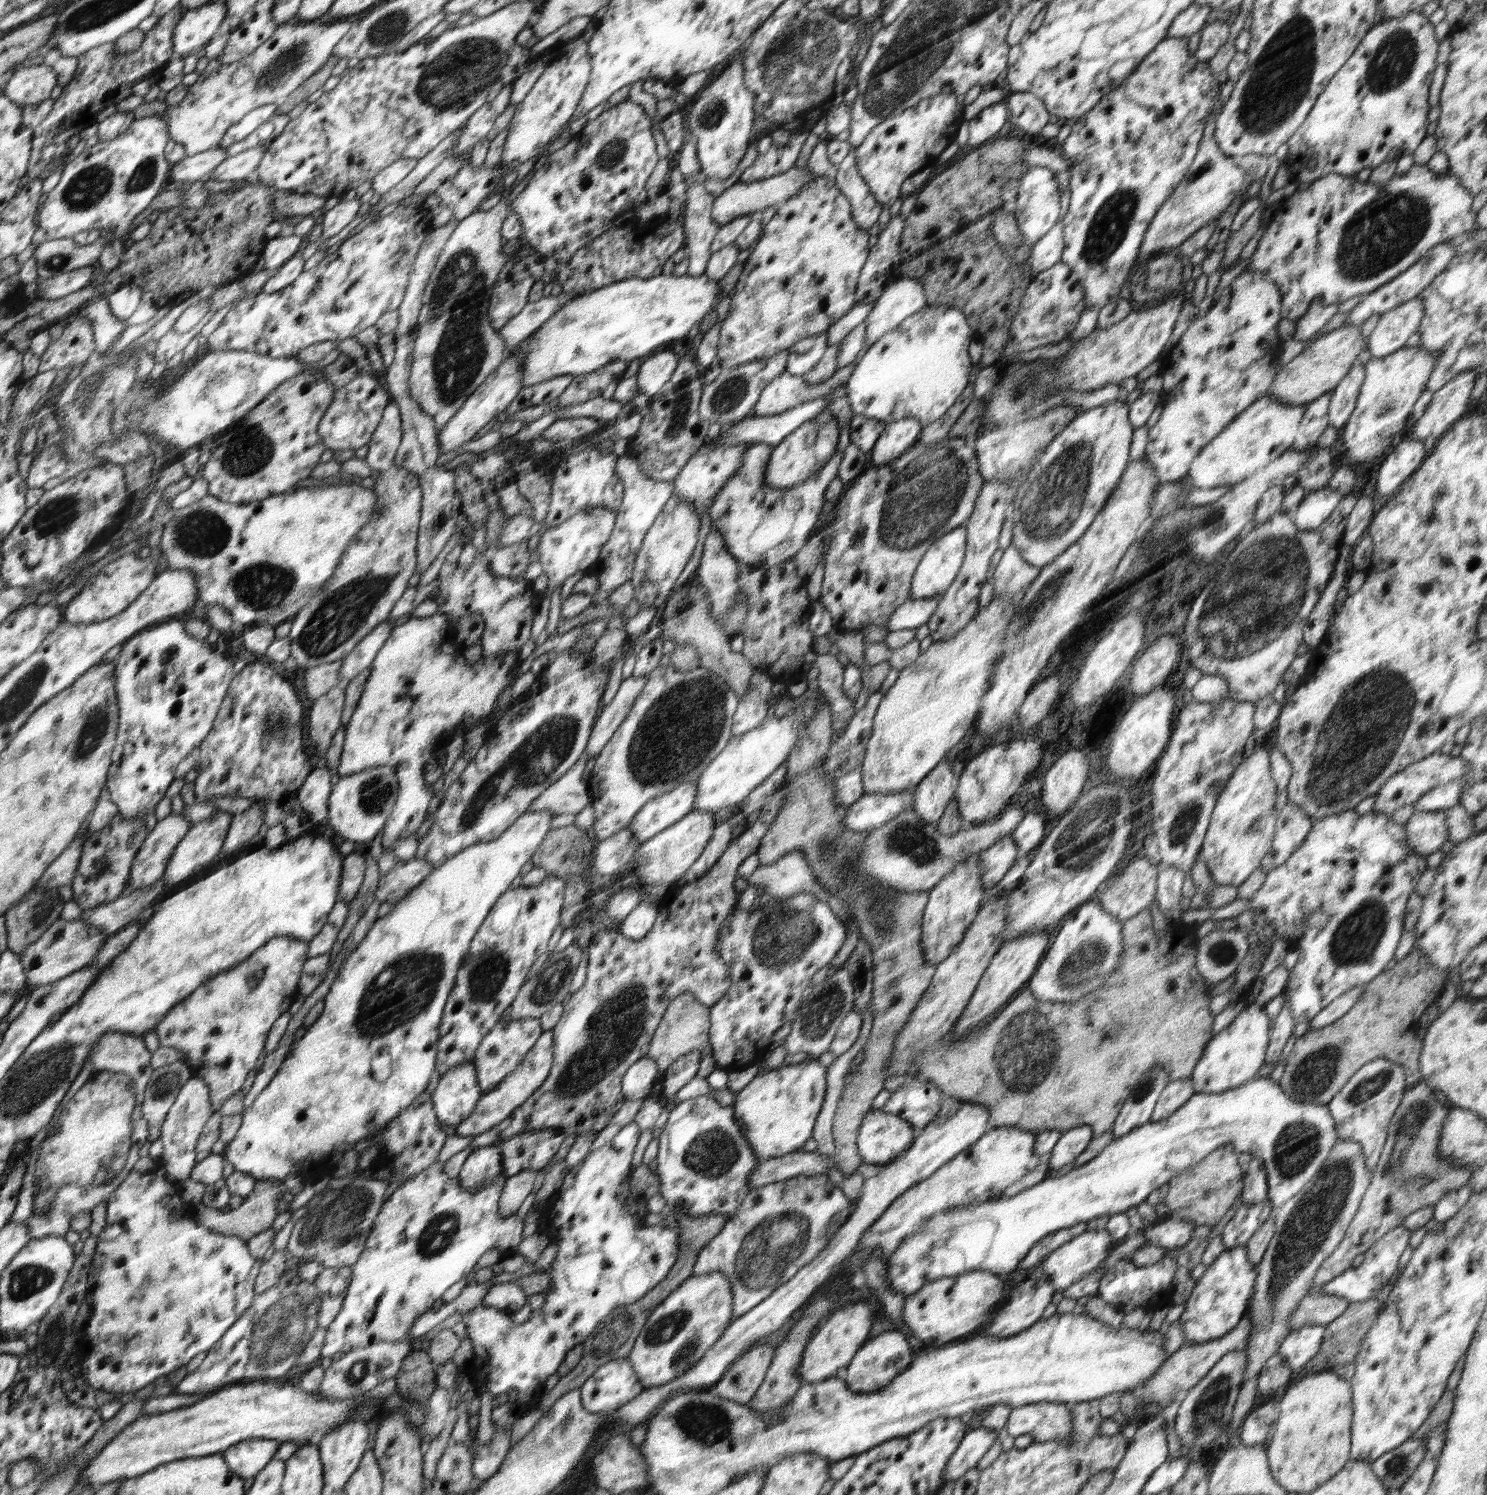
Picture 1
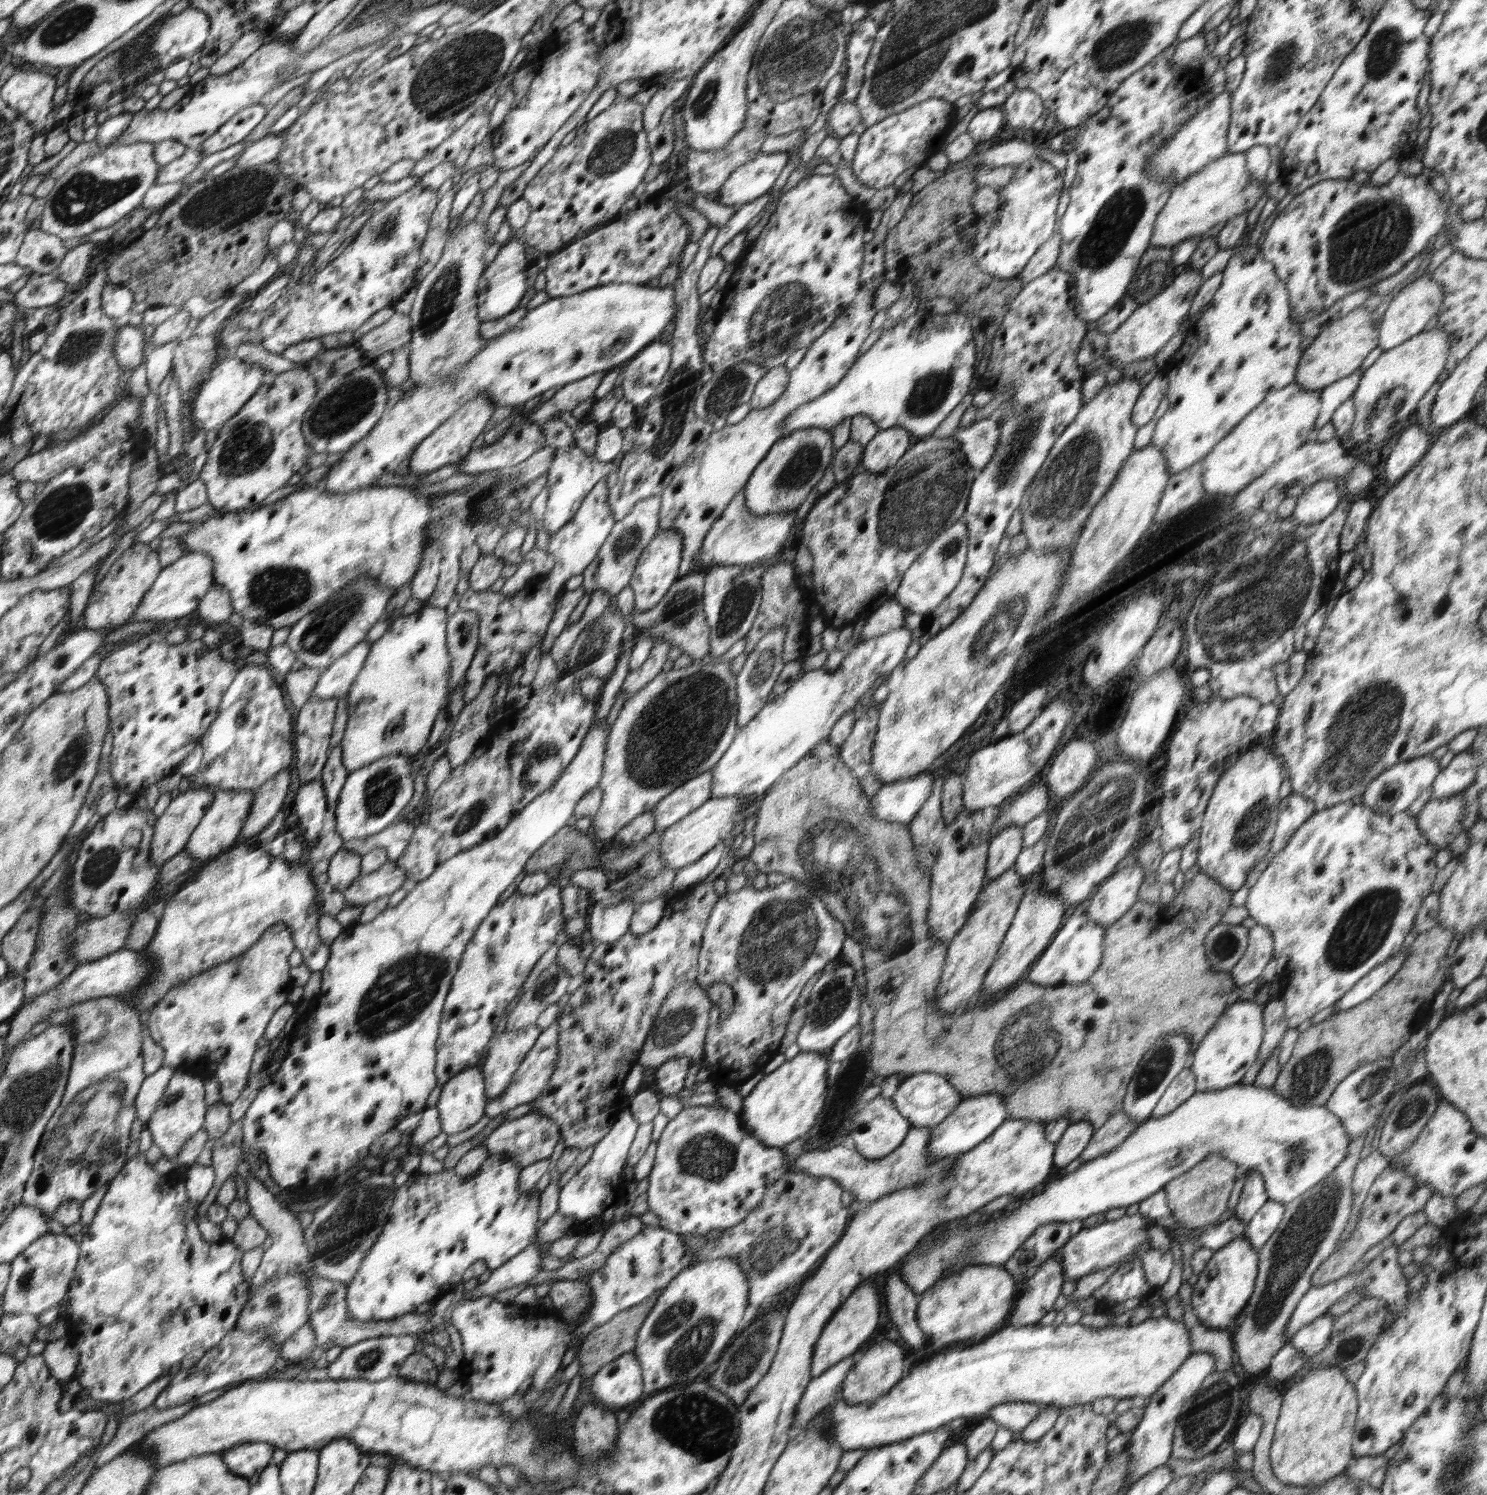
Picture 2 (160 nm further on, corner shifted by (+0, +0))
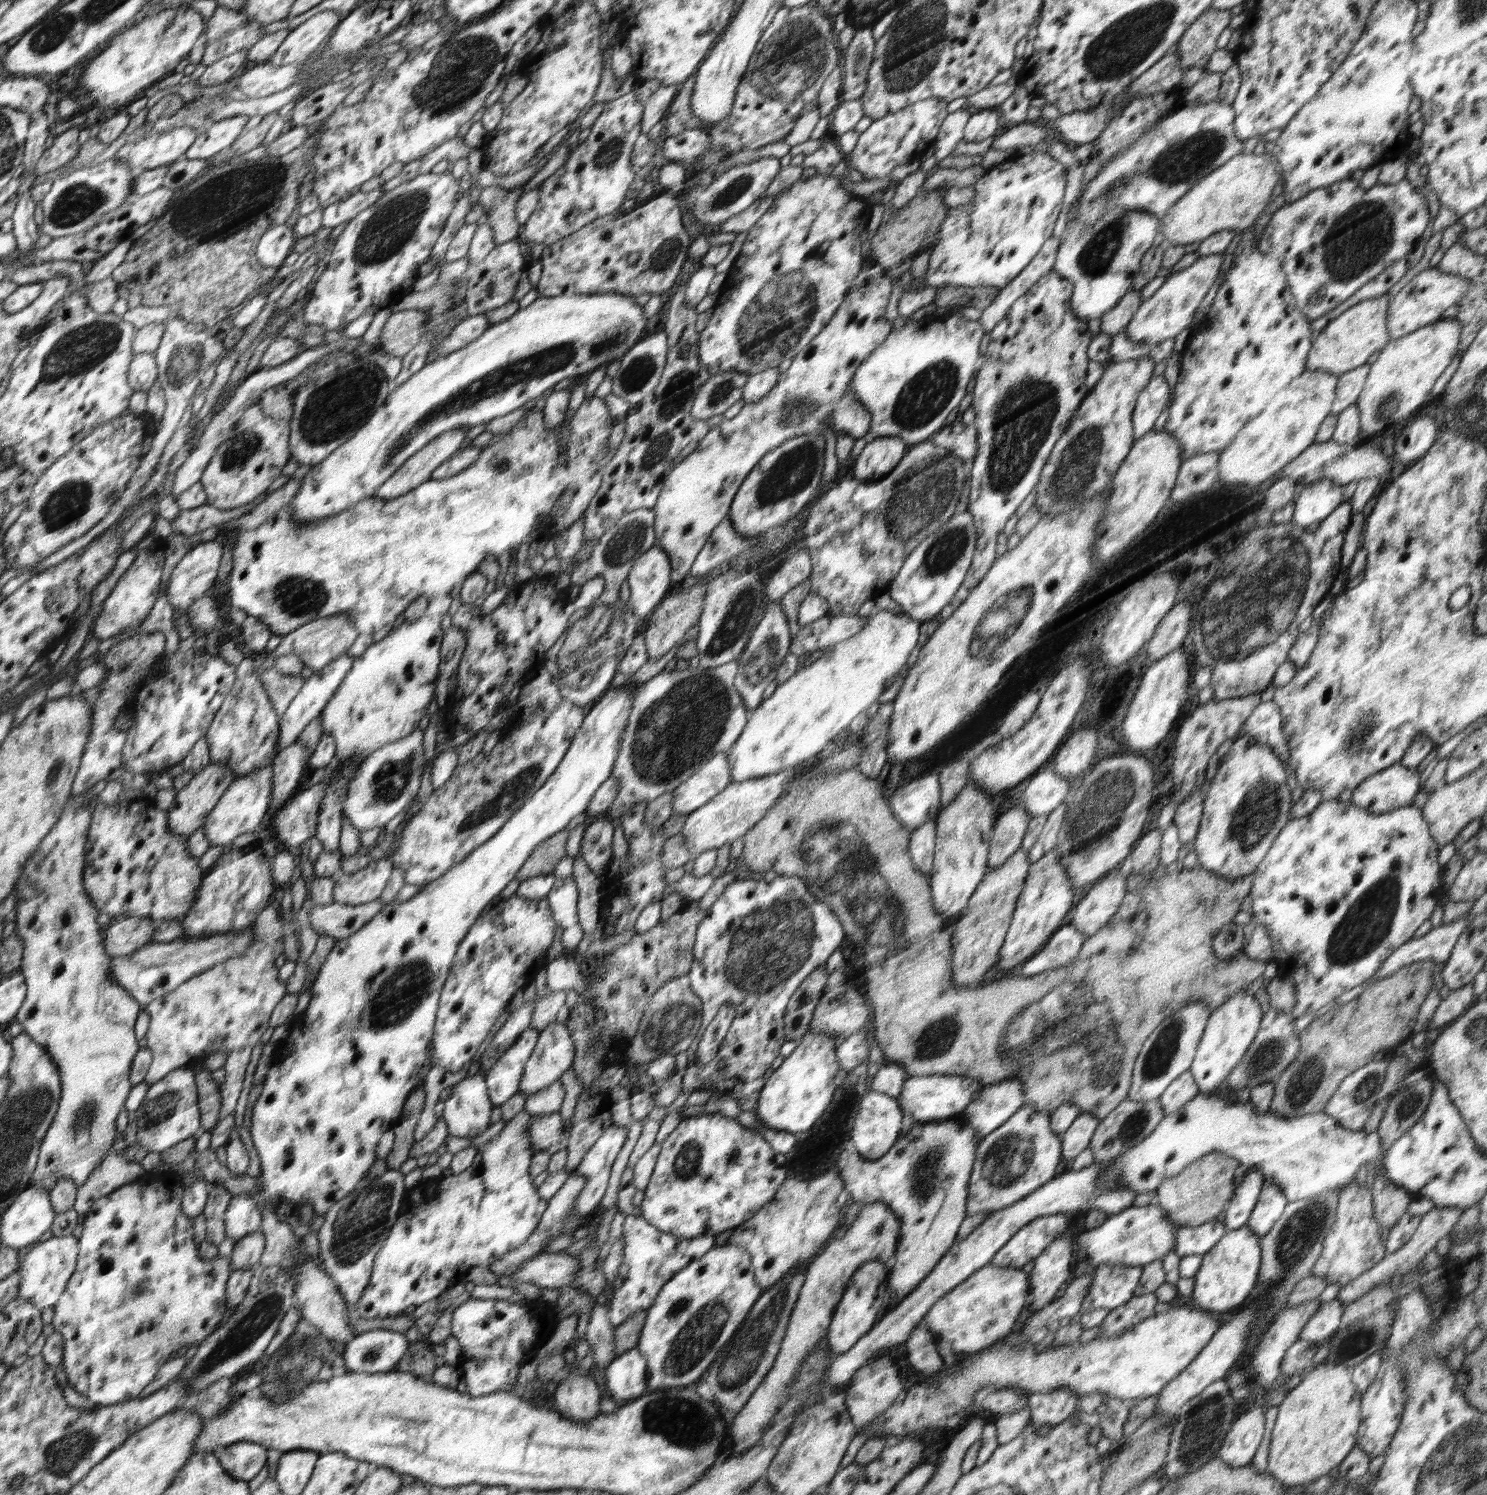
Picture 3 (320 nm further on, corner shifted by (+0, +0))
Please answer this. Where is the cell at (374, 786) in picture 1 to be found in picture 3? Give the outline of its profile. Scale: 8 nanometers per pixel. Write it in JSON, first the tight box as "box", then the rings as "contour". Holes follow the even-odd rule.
{"box":[343,728,424,831],"contour":[[[417,728],[404,739],[385,744],[378,751],[360,762],[354,779],[348,785],[343,812],[350,824],[360,831],[384,827],[396,814],[400,814],[418,794],[424,774],[423,731]]]}

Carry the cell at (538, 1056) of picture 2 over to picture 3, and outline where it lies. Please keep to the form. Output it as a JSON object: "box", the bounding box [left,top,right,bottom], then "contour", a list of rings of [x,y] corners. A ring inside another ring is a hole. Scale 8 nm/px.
{"box":[519,1020,575,1093],"contour":[[[554,1020],[540,1031],[519,1084],[520,1093],[537,1093],[571,1068],[575,1057],[574,1041],[564,1022]]]}

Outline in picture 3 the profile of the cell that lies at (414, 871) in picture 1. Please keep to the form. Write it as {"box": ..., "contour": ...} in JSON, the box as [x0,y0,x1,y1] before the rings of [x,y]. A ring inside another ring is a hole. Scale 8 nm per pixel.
{"box":[333,857,393,905],"contour":[[[386,857],[350,876],[338,876],[333,892],[334,903],[360,905],[379,899],[388,887],[393,870],[392,858]]]}

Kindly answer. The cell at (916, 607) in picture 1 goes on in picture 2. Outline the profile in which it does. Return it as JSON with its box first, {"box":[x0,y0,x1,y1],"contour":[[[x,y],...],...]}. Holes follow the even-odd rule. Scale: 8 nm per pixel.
{"box":[861,600,910,638],"contour":[[[892,600],[881,604],[881,607],[865,619],[862,626],[861,638],[872,638],[889,630],[904,626],[910,613],[905,606]]]}

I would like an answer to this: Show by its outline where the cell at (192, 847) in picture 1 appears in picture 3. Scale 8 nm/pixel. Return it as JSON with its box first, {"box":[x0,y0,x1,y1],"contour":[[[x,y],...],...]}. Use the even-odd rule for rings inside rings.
{"box":[204,766,273,846],"contour":[[[273,766],[262,767],[252,774],[237,777],[230,783],[228,790],[221,796],[220,802],[210,811],[205,820],[204,830],[211,846],[230,846],[233,840],[245,832],[255,832],[273,798]]]}

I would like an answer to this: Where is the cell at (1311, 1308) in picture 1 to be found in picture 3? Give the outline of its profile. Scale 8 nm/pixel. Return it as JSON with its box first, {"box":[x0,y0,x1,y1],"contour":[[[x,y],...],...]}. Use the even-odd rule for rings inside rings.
{"box":[1337,1197,1463,1306],"contour":[[[1426,1197],[1413,1200],[1406,1207],[1405,1214],[1422,1216],[1422,1220],[1419,1222],[1411,1239],[1402,1248],[1399,1248],[1392,1254],[1385,1255],[1376,1266],[1363,1272],[1358,1278],[1355,1278],[1352,1282],[1342,1287],[1337,1295],[1337,1300],[1344,1304],[1344,1306],[1349,1305],[1351,1302],[1357,1301],[1362,1295],[1370,1292],[1374,1287],[1387,1283],[1392,1277],[1406,1274],[1410,1269],[1416,1267],[1428,1252],[1435,1248],[1440,1238],[1446,1236],[1452,1230],[1454,1224],[1456,1224],[1463,1212],[1463,1208],[1459,1206],[1436,1208],[1432,1200]]]}

